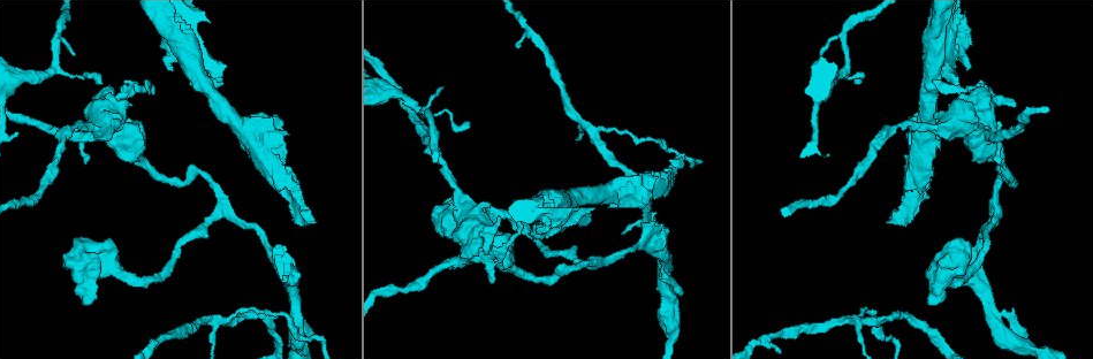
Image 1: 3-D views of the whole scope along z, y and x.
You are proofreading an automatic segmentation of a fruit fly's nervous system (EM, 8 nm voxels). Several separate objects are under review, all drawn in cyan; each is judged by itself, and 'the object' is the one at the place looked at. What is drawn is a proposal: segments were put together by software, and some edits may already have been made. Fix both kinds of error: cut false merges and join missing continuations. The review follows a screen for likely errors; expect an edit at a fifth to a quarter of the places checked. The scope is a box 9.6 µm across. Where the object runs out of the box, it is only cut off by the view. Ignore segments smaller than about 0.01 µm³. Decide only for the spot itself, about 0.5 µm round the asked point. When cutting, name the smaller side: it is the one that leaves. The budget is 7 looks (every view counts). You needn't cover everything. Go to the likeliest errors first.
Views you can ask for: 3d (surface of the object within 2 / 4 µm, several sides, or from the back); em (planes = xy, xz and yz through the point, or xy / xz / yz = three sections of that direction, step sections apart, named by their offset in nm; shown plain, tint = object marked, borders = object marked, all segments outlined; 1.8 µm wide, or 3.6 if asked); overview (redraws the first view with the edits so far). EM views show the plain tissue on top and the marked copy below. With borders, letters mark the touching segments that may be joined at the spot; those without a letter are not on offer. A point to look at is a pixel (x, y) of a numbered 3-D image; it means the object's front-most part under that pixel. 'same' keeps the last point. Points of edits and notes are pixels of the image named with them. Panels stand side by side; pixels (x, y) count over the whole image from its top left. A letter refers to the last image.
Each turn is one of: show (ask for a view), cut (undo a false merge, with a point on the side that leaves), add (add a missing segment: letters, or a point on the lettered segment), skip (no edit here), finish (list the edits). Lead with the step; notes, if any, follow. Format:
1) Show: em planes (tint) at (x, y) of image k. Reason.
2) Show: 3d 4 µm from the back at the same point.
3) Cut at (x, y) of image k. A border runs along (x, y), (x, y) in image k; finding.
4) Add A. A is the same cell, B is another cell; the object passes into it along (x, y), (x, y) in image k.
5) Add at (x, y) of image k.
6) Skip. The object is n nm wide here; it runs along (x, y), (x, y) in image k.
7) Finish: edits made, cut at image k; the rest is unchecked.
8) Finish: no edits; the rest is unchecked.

Show: 3d 2 µm at (552, 212) of image 1.

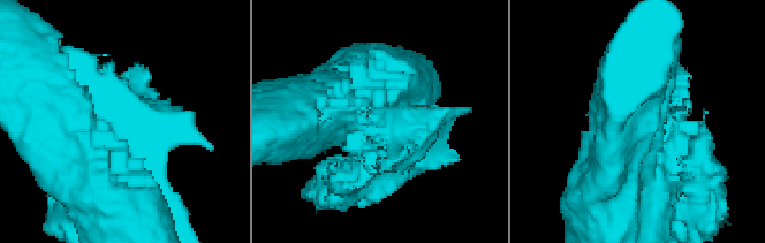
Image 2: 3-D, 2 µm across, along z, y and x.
Show: em planes (borders) at (124, 132) of image 2. Shape alone is not enough.

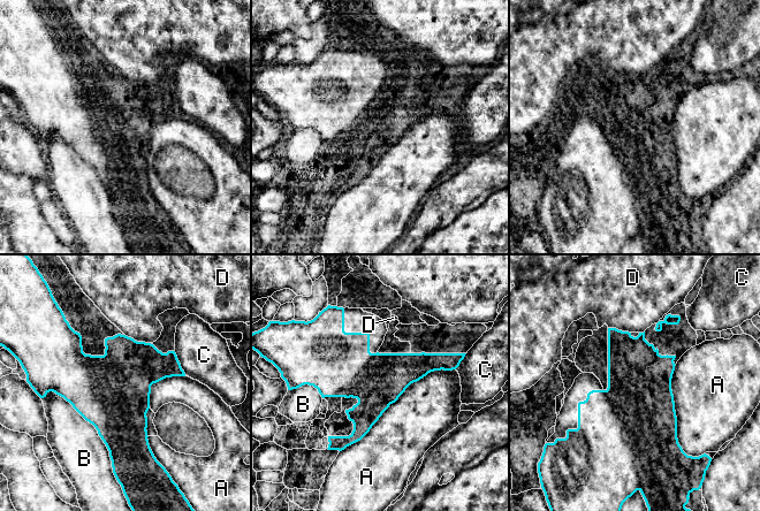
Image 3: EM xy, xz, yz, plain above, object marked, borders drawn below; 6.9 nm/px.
Skip. A, B, C and D are other cells; a border runs along (455, 368), (413, 381), (340, 451) in image 3; all the same neuron.

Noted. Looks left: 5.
Show: em planes (borders) at (861, 82) of image 1. Thin end.

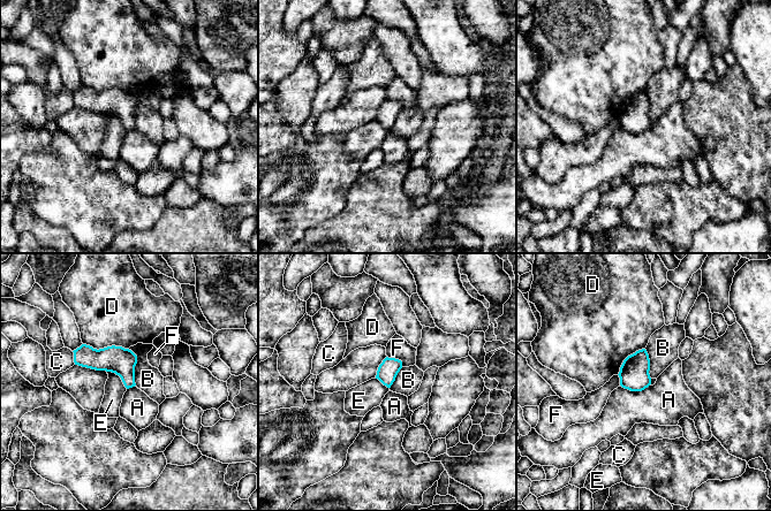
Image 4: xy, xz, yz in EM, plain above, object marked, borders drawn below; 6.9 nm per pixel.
Skip. The longest contact is with D, 320 nm; A, B, C, D, E and F are other cells; a border runs along (107, 371), (114, 372), (127, 388) in image 4; no lettered segment goes on from it.

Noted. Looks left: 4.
Show: 3d 4 µm at (936, 128) of image 1. Thick turns thin.

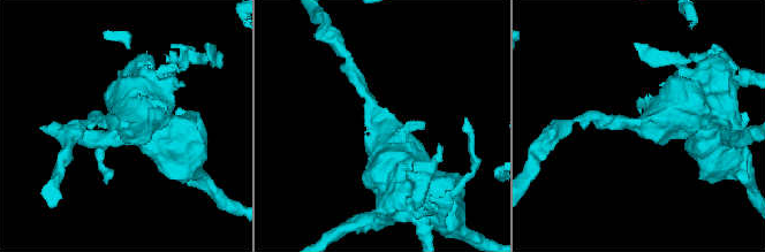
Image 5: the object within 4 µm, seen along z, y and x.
Show: em planes (tint) at (642, 126) of image 5.

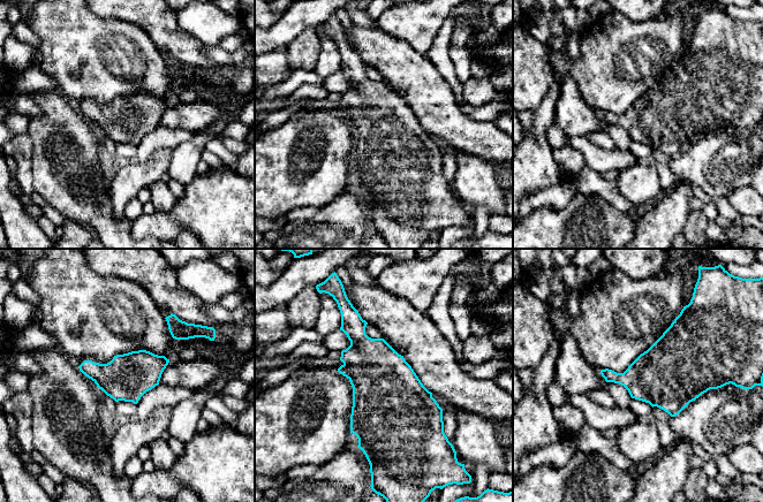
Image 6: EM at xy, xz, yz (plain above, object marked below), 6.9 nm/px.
Show: em planes (borders) at the same point.

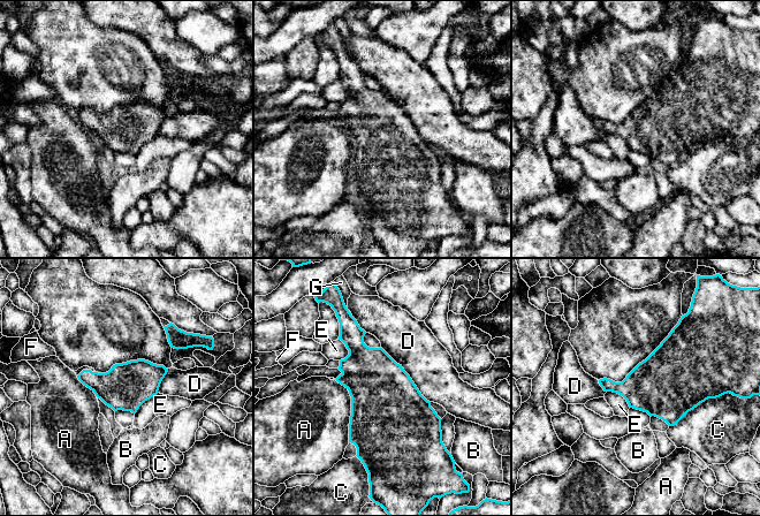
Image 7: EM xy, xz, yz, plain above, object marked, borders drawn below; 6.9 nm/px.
Skip. A, B, C, D, E, F and G are other cells; a border runs along (607, 391), (618, 393), (630, 407) in image 7; continuous, no second neuron.

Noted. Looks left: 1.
Finish: no edits; the rest is unchecked.

